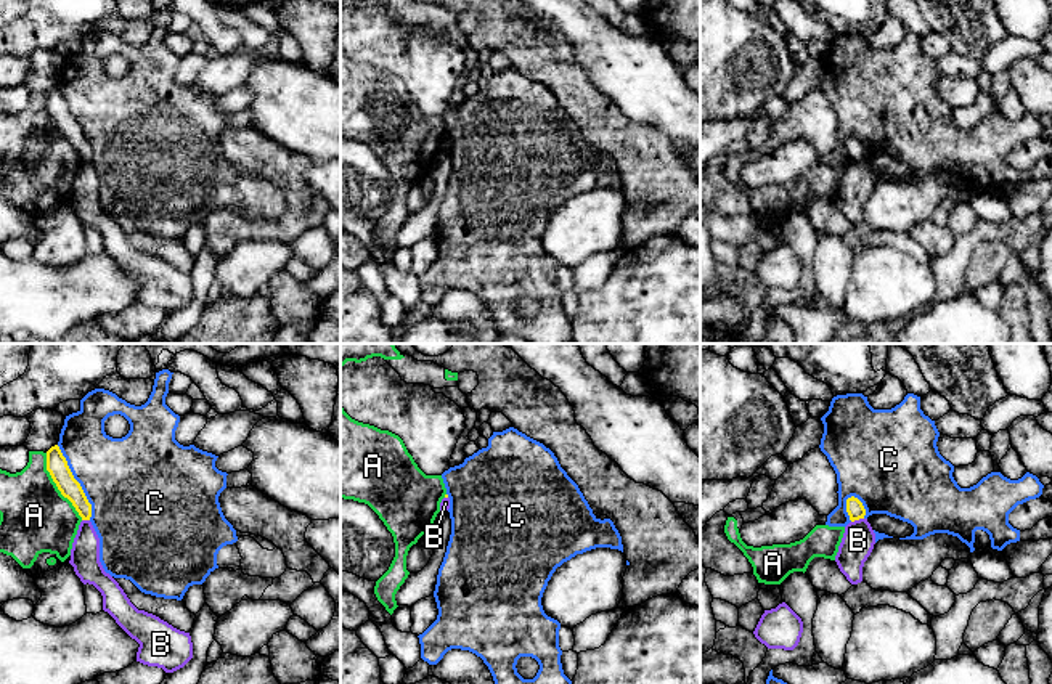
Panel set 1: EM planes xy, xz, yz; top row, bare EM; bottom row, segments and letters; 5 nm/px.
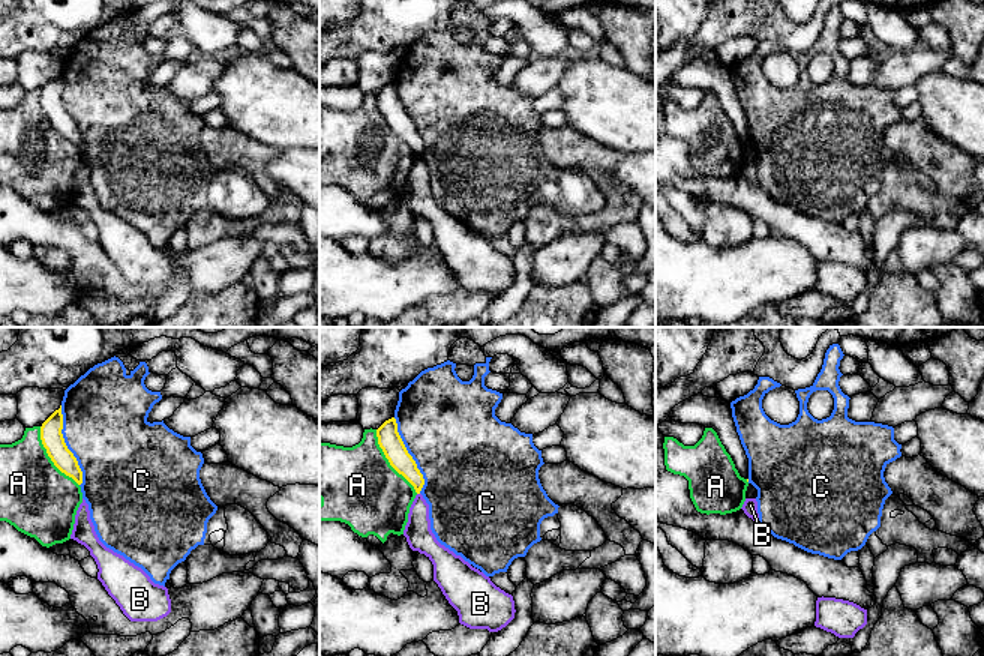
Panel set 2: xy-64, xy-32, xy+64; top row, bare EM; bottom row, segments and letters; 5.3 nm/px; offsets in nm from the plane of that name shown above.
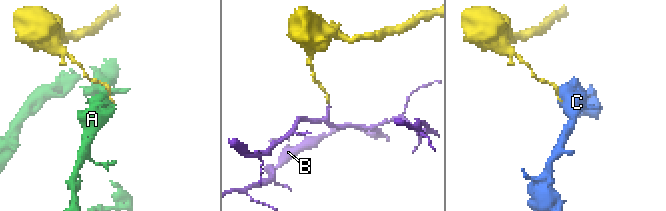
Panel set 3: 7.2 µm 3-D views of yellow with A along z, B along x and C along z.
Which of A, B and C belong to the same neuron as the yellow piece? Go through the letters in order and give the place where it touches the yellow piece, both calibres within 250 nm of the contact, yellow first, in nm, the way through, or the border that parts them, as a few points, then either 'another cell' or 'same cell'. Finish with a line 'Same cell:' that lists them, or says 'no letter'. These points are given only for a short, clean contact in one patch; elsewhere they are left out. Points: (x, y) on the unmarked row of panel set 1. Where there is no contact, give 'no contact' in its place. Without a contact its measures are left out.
A: xy (57, 126) | 110/360 nm | another cell
B: yz (856, 159) | 90/160 nm | along yz (863, 158), (852, 162) | another cell
C: xy (77, 122) | 110/440 nm | along xy (57, 85), (90, 145), (90, 159) | another cell
Same cell: no letter

